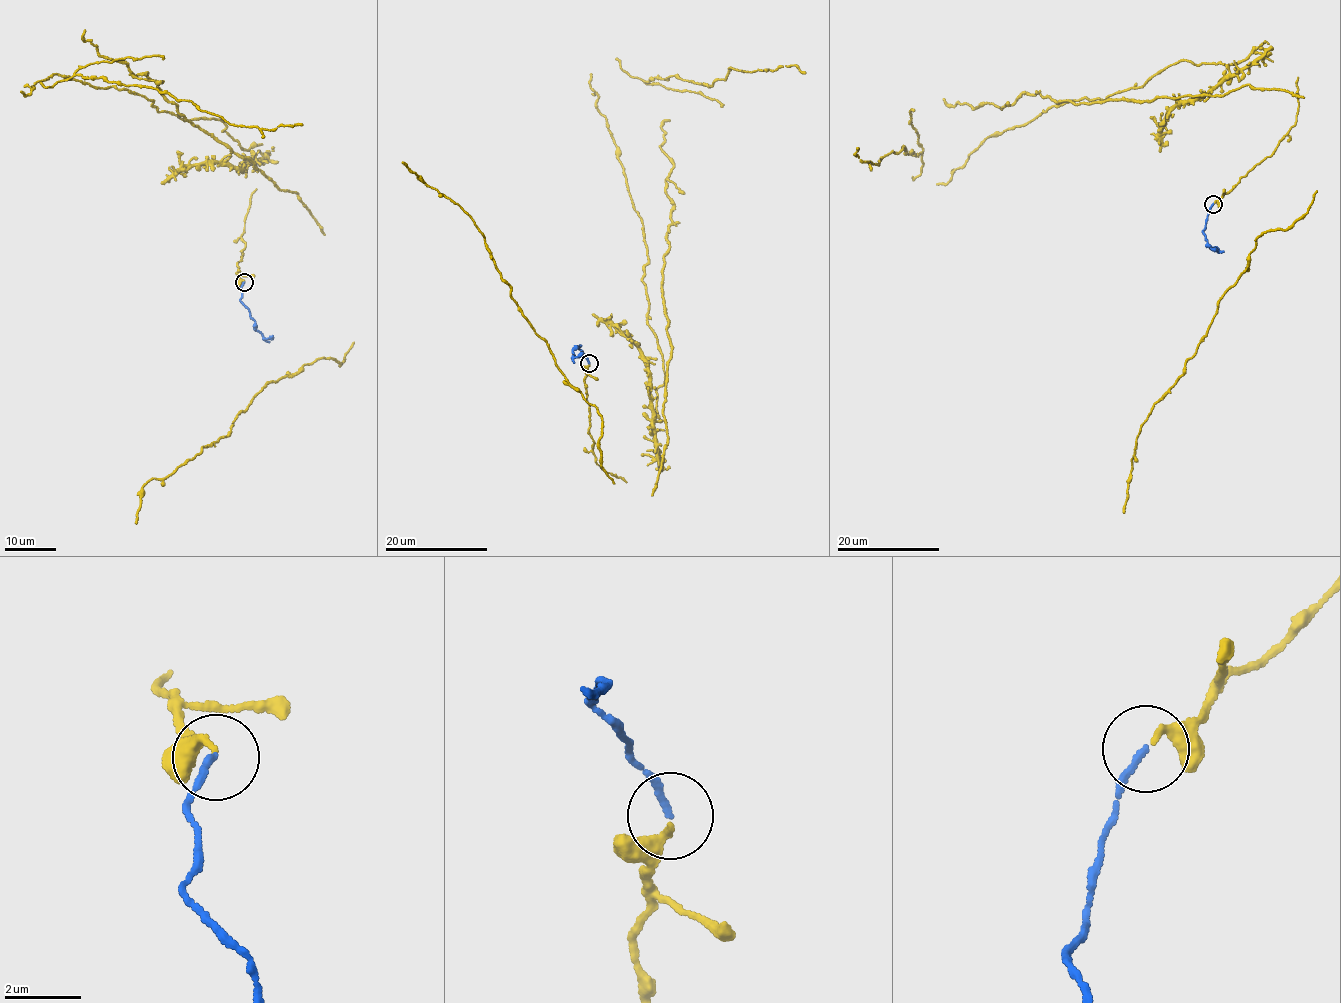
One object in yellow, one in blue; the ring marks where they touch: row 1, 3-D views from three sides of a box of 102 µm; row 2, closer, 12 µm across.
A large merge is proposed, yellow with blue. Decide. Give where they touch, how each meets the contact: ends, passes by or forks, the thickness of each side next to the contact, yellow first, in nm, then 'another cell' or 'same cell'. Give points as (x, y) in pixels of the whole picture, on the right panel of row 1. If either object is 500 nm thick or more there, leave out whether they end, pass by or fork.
place (1213, 204); yellow ends; blue ends; calibres 170 and 160 nm; same cell

